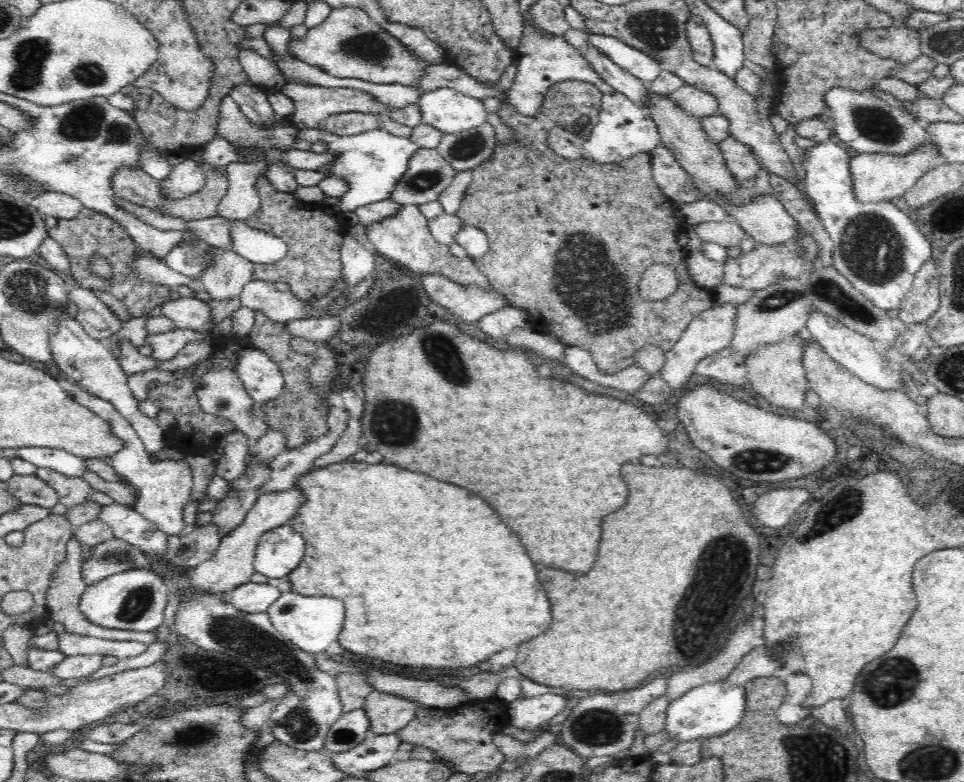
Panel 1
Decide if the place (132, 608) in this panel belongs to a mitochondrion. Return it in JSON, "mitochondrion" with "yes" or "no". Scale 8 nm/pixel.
{"mitochondrion":"yes"}

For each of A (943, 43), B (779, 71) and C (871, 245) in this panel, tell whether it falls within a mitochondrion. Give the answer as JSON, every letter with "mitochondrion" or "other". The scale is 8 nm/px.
{"A":"mitochondrion","B":"other","C":"mitochondrion"}

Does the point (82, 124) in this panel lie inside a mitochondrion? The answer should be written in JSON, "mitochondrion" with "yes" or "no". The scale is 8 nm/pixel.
{"mitochondrion":"yes"}

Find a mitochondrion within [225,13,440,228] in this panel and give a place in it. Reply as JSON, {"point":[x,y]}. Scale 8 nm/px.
{"point":[367,47]}

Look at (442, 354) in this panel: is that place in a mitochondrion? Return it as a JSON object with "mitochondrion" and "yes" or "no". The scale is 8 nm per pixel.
{"mitochondrion":"yes"}

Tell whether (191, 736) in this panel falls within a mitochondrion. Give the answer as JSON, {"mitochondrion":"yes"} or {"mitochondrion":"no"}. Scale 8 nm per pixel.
{"mitochondrion":"yes"}

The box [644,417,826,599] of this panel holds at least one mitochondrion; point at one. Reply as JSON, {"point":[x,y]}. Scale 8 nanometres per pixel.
{"point":[757,460]}

